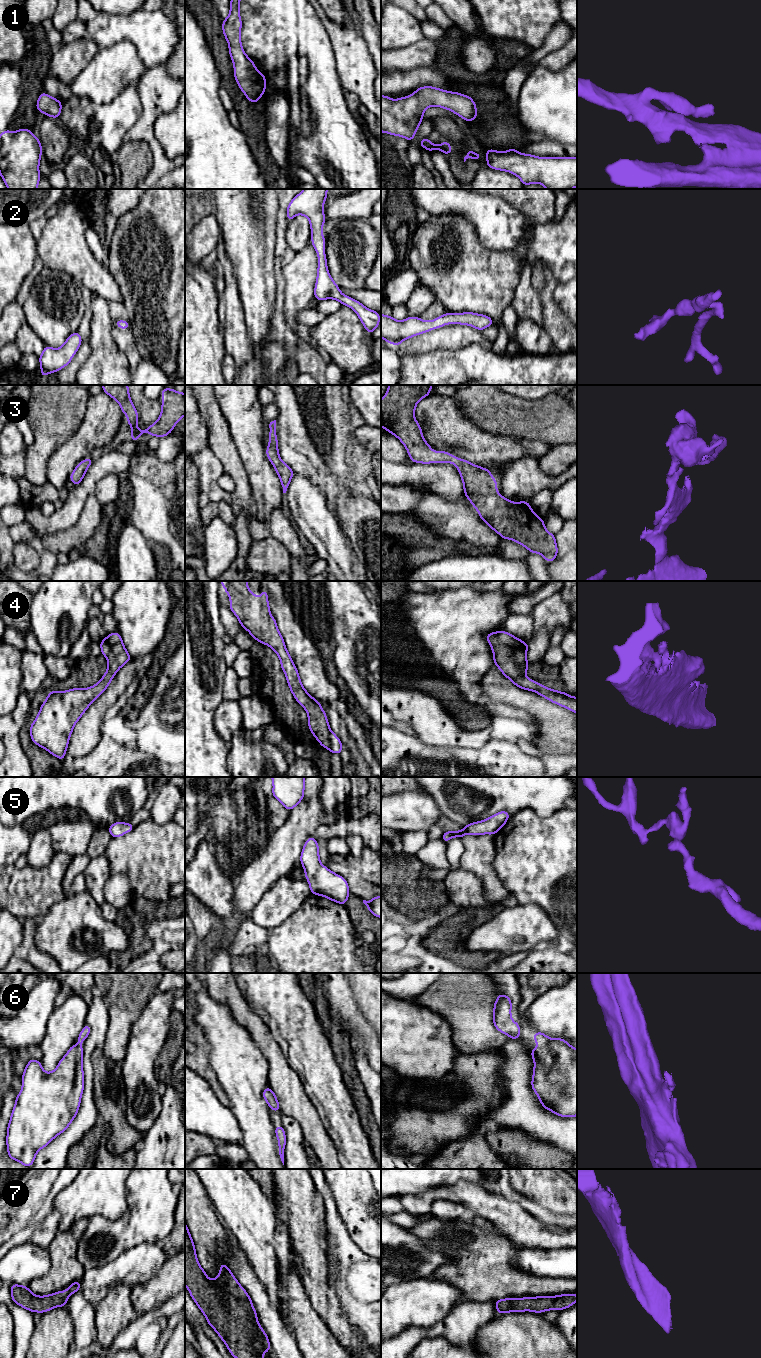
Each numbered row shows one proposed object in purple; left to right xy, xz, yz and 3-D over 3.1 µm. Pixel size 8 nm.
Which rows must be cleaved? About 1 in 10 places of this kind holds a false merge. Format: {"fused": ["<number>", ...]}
{"fused": []}

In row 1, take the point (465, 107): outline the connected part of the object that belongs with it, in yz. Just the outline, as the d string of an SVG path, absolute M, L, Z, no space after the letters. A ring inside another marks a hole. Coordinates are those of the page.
M424 86L396 100L381 95L381 132L401 136L411 142L428 107L437 106L454 112L470 122L477 117L474 100L461 93Z

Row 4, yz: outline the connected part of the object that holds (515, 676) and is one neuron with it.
M503 630L488 633L486 639L493 651L494 666L499 667L501 673L514 685L534 691L547 700L577 714L577 697L572 697L564 691L558 692L555 688L552 691L525 675L530 665L526 659L529 644Z

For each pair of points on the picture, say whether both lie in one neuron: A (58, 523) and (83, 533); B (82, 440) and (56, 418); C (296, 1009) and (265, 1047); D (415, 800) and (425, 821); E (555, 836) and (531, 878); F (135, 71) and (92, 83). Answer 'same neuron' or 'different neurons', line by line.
A: different neurons
B: different neurons
C: different neurons
D: same neuron
E: same neuron
F: same neuron

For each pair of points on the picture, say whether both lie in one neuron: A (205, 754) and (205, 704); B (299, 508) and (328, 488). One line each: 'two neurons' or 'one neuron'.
A: one neuron
B: two neurons

